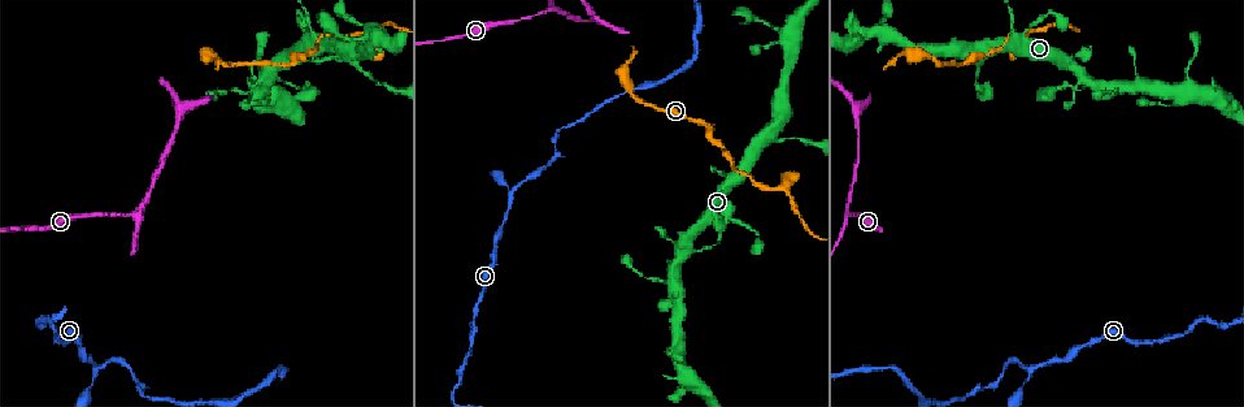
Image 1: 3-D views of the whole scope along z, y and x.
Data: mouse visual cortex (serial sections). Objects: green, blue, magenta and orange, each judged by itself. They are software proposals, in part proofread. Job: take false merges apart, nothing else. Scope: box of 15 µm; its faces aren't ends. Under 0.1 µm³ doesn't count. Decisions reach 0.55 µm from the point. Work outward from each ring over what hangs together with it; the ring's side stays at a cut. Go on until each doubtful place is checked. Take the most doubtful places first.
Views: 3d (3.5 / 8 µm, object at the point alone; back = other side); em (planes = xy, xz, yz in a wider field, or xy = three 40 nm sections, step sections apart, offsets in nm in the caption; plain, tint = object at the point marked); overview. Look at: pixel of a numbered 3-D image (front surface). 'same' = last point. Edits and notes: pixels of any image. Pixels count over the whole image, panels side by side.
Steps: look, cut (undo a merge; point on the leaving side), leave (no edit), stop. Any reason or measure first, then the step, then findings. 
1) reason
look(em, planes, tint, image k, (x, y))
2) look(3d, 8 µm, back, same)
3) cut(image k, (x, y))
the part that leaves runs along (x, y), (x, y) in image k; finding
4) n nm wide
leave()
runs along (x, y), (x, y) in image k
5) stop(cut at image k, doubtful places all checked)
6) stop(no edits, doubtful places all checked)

a fork
look(3d, 3.5 µm, back, image 1, (546, 10))

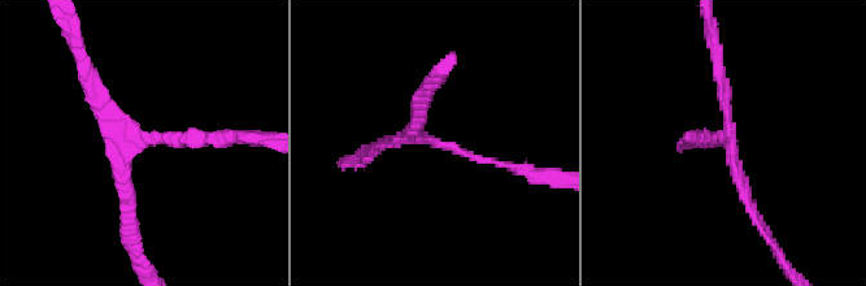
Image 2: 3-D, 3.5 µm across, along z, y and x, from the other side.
3 arms; arms of 100, 150, 150 nm
look(em, planes, tint, image 2, (727, 139))

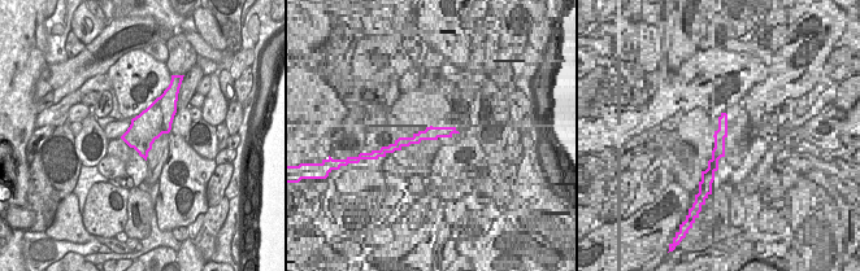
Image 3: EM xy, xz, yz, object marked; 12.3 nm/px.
leave()
runs along (222, 134), (138, 138), (82, 66) in image 2; one cell here

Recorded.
a narrow waist
look(3d, 3.5 µm, back, image 1, (555, 143))

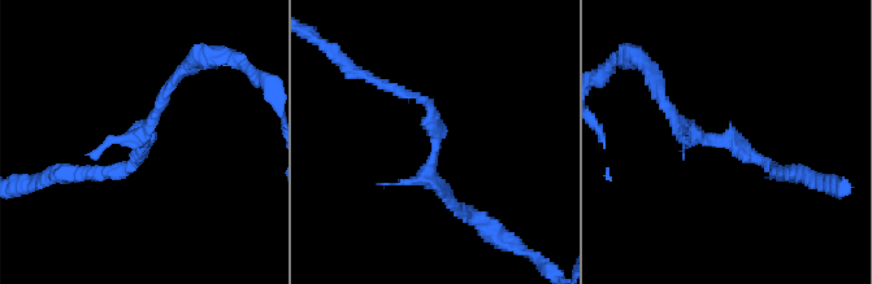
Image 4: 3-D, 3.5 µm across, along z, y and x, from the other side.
look(em, xy, step 2, tint, image 4, (148, 141))

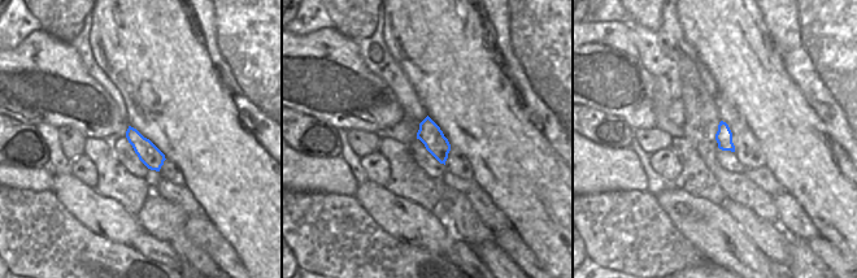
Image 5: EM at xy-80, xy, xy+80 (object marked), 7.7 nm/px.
leave()
runs along (663, 100), (682, 132), (776, 171) in image 4; all the same cell

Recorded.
thick turns thin
look(3d, 3.5 µm, back, image 1, (1029, 35))

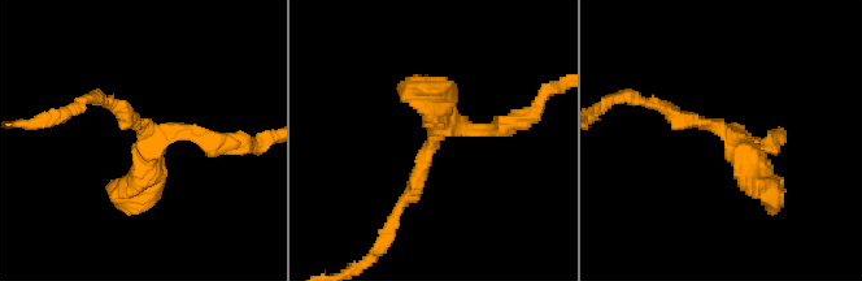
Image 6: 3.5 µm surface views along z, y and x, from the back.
look(em, planes, tint, image 6, (734, 134))

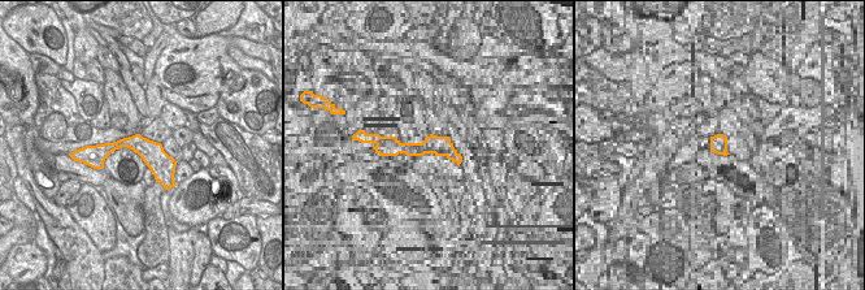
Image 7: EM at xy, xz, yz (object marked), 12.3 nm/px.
leave()
runs along (96, 150), (138, 143), (172, 168) in image 7; one cell here

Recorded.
stop(no edits, doubtful places all checked)

